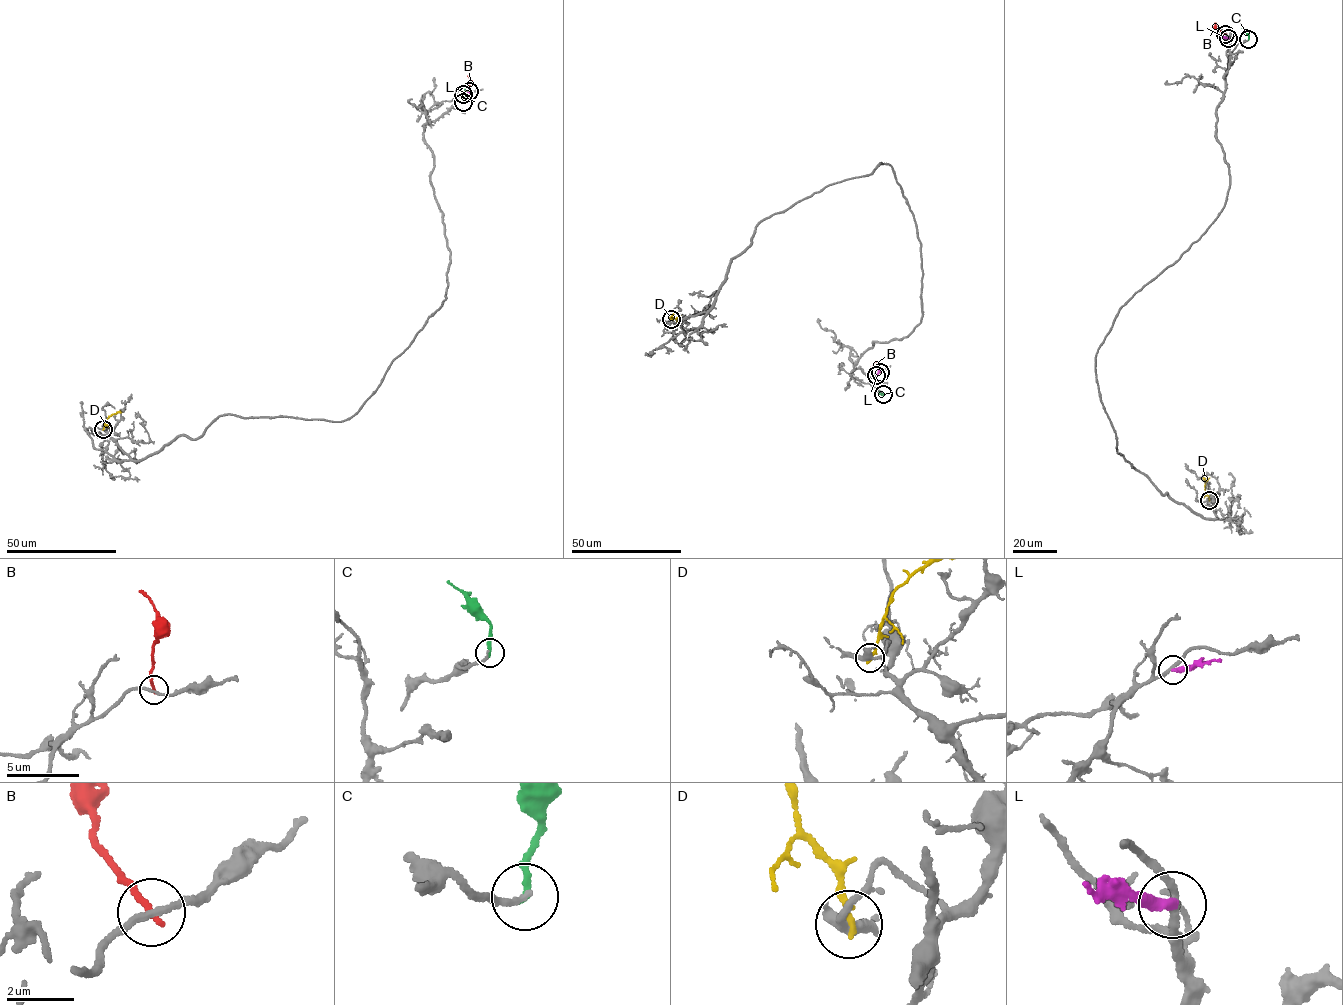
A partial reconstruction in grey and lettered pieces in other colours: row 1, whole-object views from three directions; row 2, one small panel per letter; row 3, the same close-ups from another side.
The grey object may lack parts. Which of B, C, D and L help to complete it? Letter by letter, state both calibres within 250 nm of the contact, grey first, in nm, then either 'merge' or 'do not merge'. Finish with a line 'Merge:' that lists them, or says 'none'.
B: calibres 200 and 200 nm; do not merge
C: calibres 170 and 190 nm; merge
D: calibres 400 and 220 nm; do not merge
L: calibres 200 and 280 nm; do not merge
Merge: C

